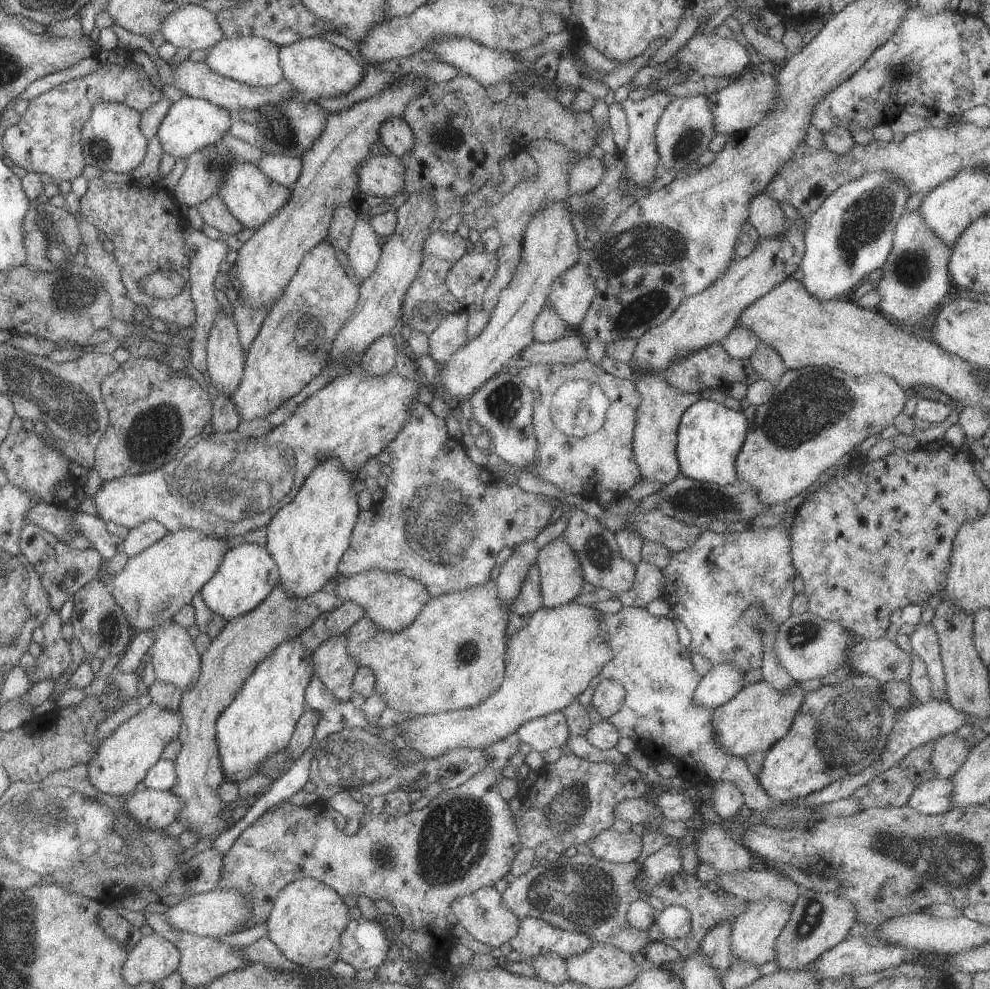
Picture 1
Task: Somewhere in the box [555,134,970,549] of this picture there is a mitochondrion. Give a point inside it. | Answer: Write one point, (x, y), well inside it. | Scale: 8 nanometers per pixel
(801, 413)

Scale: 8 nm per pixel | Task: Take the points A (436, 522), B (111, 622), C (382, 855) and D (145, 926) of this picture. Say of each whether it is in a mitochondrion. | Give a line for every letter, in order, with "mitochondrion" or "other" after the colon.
A: mitochondrion
B: other
C: mitochondrion
D: other

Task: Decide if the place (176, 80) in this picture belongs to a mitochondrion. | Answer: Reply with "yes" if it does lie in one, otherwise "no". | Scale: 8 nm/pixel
no

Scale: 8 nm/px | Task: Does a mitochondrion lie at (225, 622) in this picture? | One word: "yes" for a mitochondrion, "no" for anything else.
no

